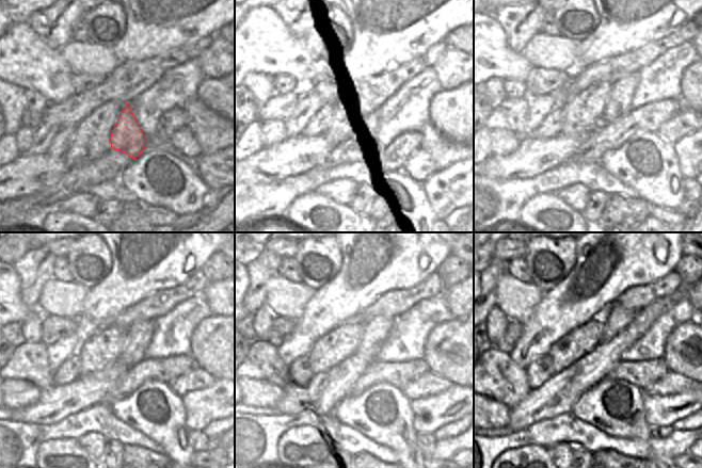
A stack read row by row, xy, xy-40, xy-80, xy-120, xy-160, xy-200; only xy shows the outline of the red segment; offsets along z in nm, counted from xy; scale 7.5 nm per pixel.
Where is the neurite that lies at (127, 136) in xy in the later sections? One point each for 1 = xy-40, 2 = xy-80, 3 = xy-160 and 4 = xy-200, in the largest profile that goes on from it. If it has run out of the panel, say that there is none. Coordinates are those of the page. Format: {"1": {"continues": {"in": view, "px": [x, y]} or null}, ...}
{"1": {"continues": {"in": "xy-40", "px": [370, 119]}}, "2": {"continues": {"in": "xy-80", "px": [619, 96]}}, "3": {"continues": {"in": "xy-160", "px": [377, 329]}}, "4": {"continues": {"in": "xy-200", "px": [617, 318]}}}

